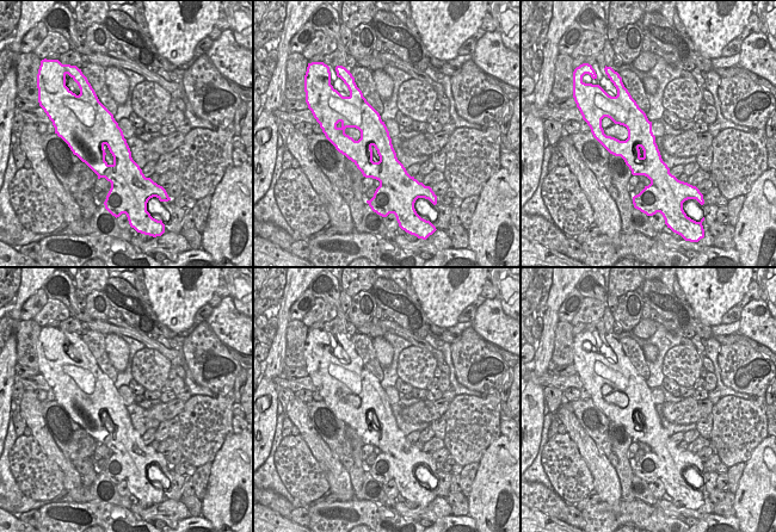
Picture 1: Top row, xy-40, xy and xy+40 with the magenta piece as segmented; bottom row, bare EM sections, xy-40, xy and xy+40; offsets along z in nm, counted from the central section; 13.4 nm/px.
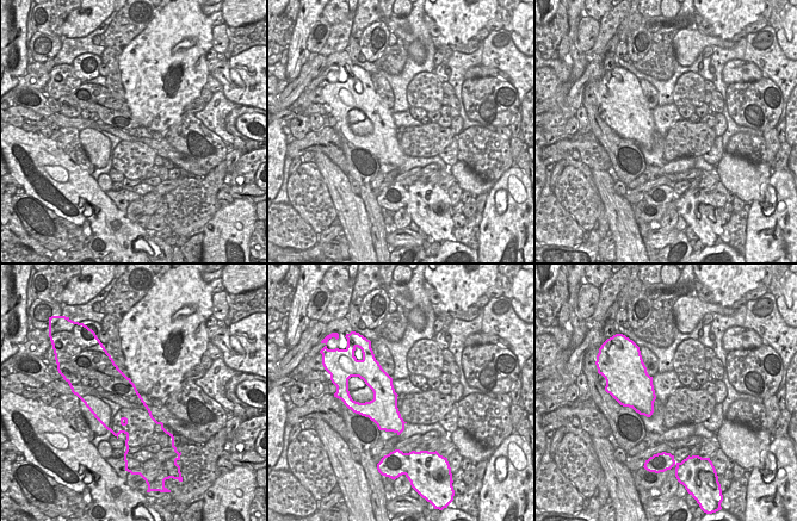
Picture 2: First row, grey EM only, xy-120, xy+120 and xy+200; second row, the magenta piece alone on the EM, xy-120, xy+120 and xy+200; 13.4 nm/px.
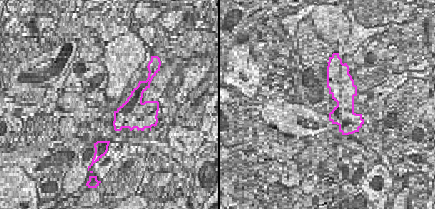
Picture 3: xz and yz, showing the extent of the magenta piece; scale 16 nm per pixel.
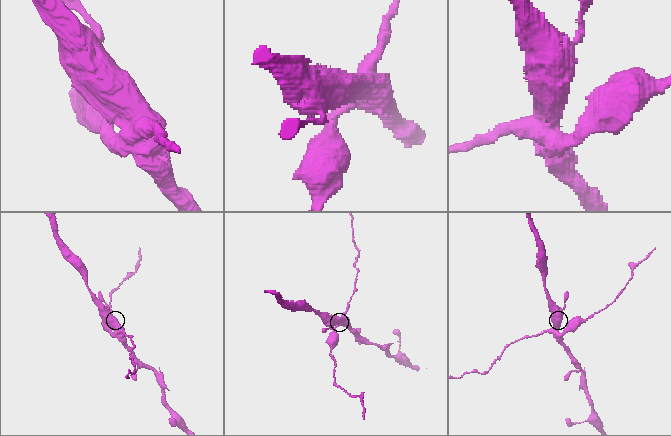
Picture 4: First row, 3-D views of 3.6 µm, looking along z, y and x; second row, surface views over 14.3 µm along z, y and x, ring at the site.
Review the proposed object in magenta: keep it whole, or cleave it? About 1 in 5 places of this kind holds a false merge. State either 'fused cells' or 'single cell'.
fused cells

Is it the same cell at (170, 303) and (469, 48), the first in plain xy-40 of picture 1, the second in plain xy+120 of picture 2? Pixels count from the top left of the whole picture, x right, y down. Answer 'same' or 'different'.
different

